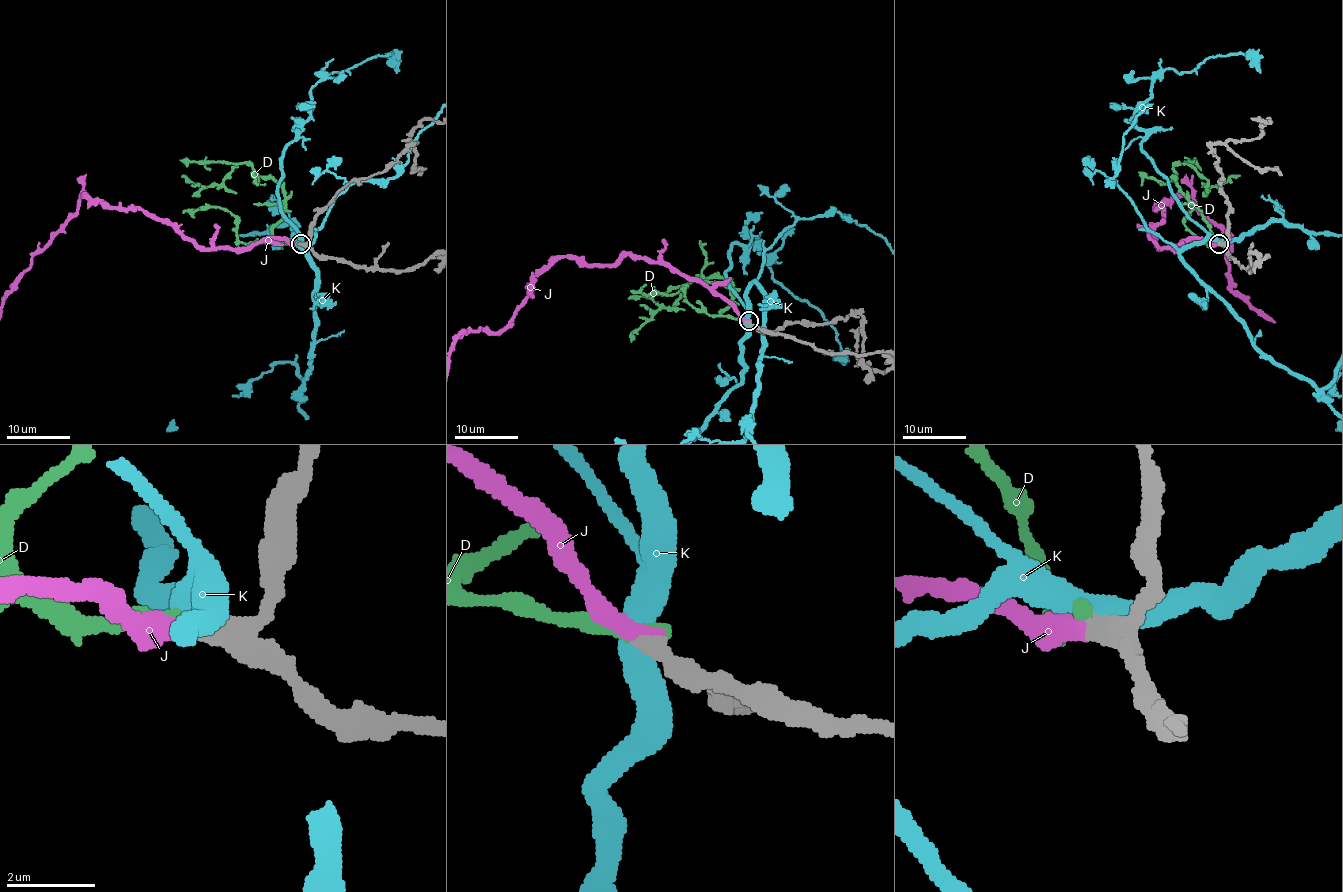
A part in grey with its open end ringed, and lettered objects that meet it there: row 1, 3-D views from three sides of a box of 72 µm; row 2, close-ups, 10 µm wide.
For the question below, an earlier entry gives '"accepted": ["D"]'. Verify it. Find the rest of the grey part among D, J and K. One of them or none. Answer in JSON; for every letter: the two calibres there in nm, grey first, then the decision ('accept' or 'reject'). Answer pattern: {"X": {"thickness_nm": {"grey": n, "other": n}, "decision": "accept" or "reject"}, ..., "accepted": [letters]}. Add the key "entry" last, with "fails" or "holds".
{"D": {"thickness_nm": {"grey": 500, "other": 400}, "decision": "reject"}, "J": {"thickness_nm": {"grey": 500, "other": 360}, "decision": "accept"}, "K": {"thickness_nm": {"grey": 500, "other": 550}, "decision": "reject"}, "accepted": ["J"], "entry": "fails"}

